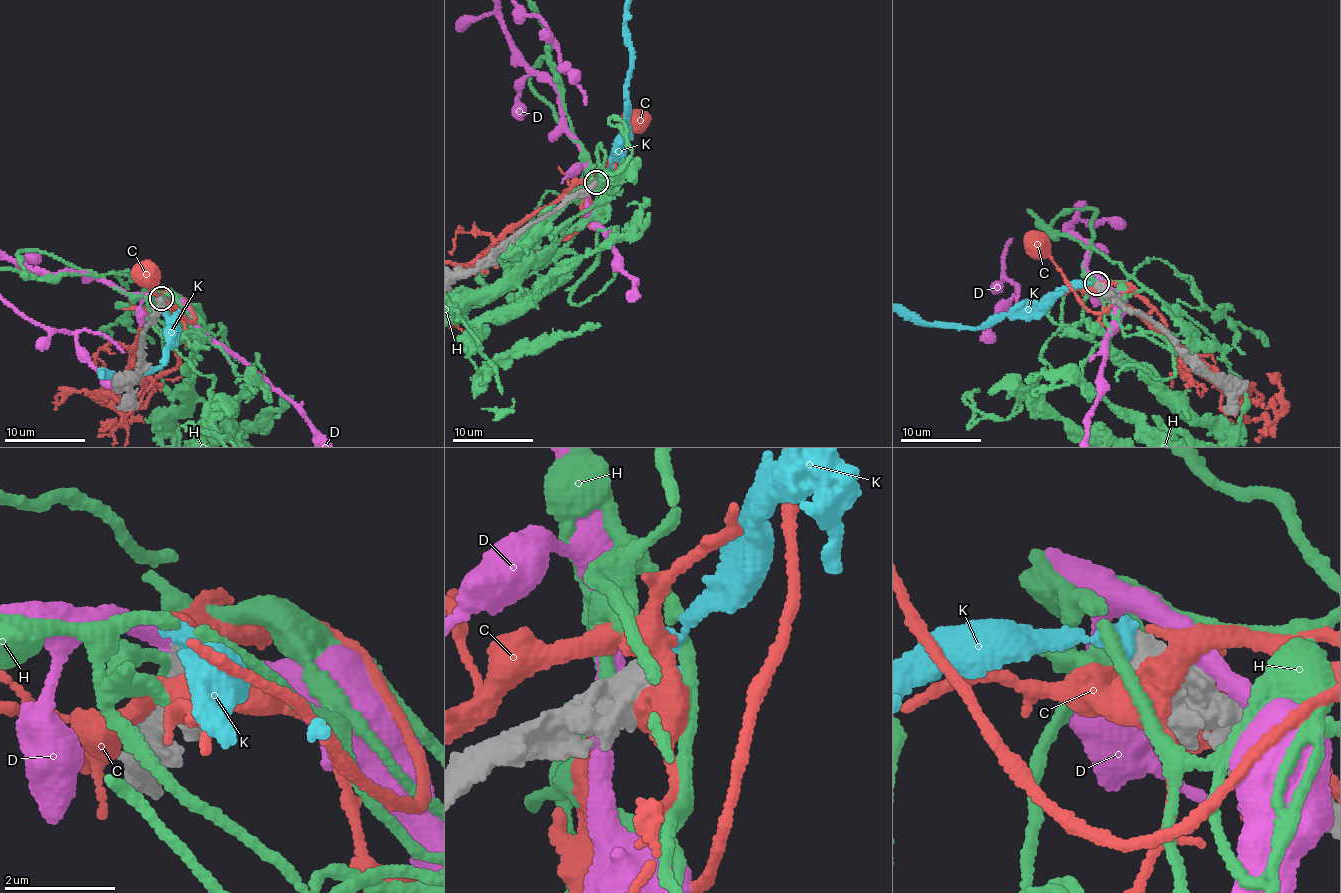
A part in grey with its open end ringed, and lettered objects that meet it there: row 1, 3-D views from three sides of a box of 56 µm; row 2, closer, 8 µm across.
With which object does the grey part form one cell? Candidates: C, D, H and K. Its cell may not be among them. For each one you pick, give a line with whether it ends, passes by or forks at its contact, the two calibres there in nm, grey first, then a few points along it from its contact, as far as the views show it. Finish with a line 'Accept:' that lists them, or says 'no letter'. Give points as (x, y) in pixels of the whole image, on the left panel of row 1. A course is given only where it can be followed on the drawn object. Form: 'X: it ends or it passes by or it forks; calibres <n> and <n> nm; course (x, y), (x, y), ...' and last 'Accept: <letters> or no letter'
K: it ends; calibres 600 and 300 nm
Accept: K

